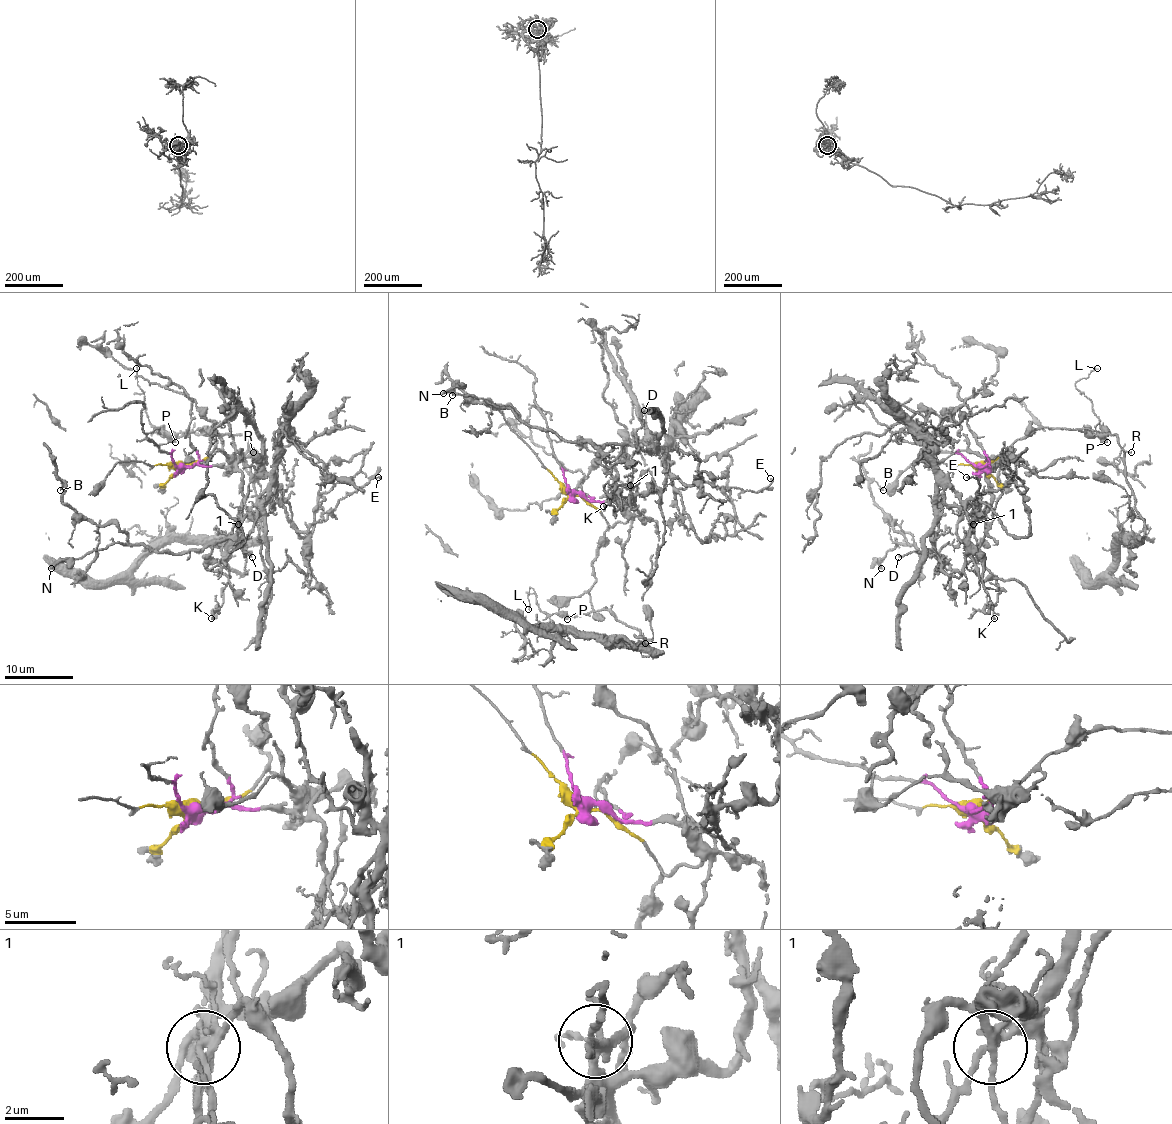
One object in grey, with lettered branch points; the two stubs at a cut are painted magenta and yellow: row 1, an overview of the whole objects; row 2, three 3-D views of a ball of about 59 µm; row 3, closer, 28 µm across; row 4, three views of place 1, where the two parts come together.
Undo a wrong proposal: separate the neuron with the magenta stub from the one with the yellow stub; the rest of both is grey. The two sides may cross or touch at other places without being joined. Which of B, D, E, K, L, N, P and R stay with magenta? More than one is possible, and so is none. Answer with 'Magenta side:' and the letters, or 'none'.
Magenta side: B, D, E, K, N

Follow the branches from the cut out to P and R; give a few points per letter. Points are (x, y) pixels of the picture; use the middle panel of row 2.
P: (572, 495), (582, 496), (596, 508), (608, 527), (593, 563), (594, 584), (558, 611), (567, 619)
R: (572, 495), (596, 508), (608, 527), (596, 549), (589, 602), (596, 611), (608, 609), (634, 626), (646, 643)

